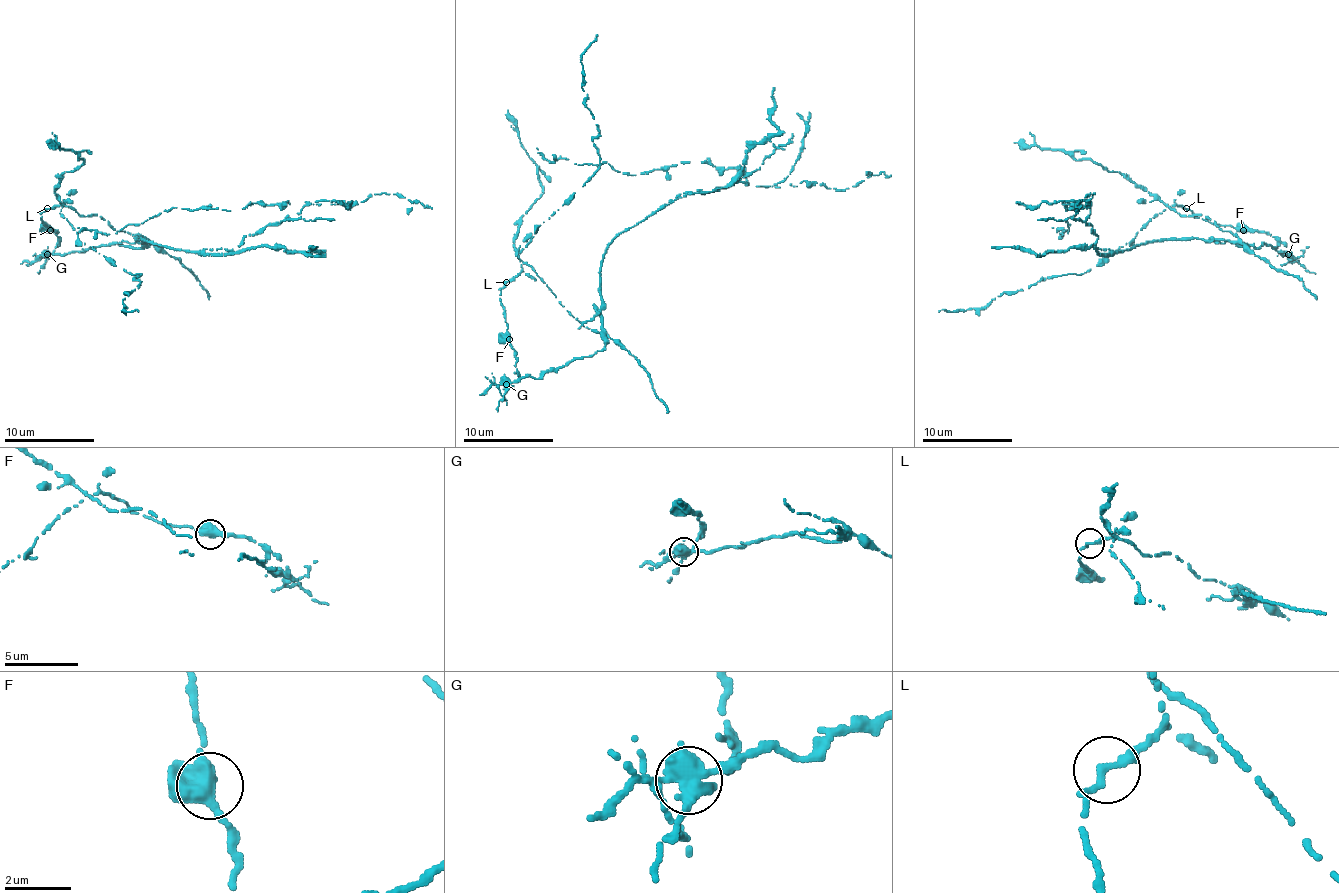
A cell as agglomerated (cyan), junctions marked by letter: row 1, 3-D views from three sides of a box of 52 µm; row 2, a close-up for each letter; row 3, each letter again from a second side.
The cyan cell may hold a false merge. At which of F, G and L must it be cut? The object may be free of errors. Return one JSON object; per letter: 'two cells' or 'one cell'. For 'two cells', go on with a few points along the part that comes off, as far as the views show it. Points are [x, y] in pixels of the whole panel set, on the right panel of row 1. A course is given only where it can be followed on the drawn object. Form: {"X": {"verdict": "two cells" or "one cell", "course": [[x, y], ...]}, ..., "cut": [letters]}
{"F": {"verdict": "one cell"}, "G": {"verdict": "two cells", "course": [[1288, 255], [1225, 239], [1102, 253], [1073, 203], [1066, 210], [1079, 208], [1068, 232], [1052, 228]]}, "L": {"verdict": "one cell"}, "cut": ["G"]}

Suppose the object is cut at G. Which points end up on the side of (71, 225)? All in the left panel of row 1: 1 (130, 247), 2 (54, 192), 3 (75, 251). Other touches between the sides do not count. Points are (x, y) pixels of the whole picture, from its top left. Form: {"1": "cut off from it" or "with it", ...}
{"1": "cut off from it", "2": "cut off from it", "3": "cut off from it"}

